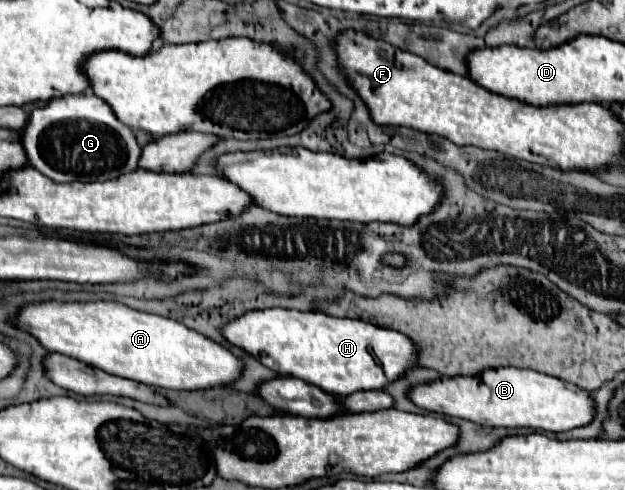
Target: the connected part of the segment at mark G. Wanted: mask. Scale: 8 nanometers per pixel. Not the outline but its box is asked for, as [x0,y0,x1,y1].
[21,92,141,182]

